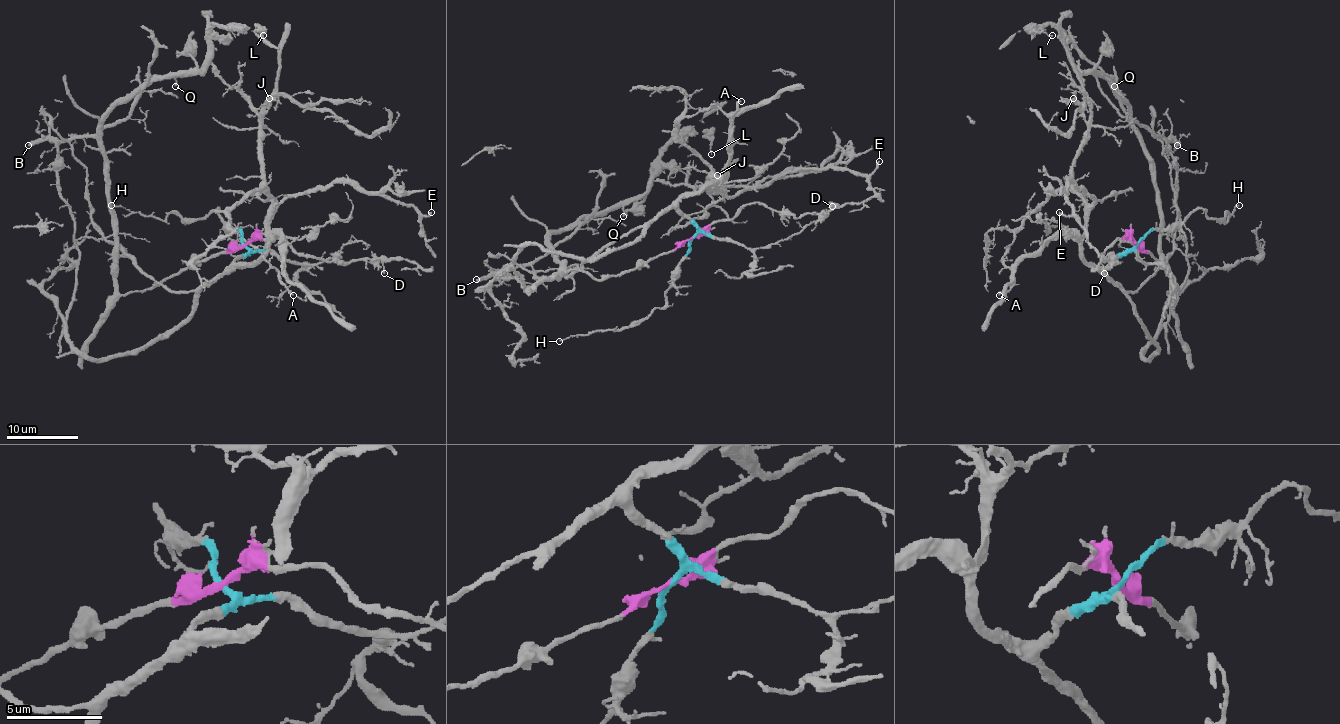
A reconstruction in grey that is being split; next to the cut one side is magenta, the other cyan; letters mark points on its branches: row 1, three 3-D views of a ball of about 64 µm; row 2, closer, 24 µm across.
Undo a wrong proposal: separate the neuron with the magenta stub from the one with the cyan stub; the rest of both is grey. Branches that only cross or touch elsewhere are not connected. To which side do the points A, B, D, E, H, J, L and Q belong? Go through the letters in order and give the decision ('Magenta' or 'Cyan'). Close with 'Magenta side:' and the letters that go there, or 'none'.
A: Cyan
B: Magenta
D: Magenta
E: Cyan
H: Cyan
J: Cyan
L: Magenta
Q: Magenta
Magenta side: B, D, L, Q

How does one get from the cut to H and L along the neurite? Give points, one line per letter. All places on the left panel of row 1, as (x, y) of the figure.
H: (244, 245), (237, 230), (232, 229), (217, 209), (203, 218), (181, 218), (170, 212), (163, 220), (111, 205)
L: (244, 245), (120, 294), (102, 128), (118, 104), (154, 81), (199, 72), (207, 34), (216, 25), (262, 36)

